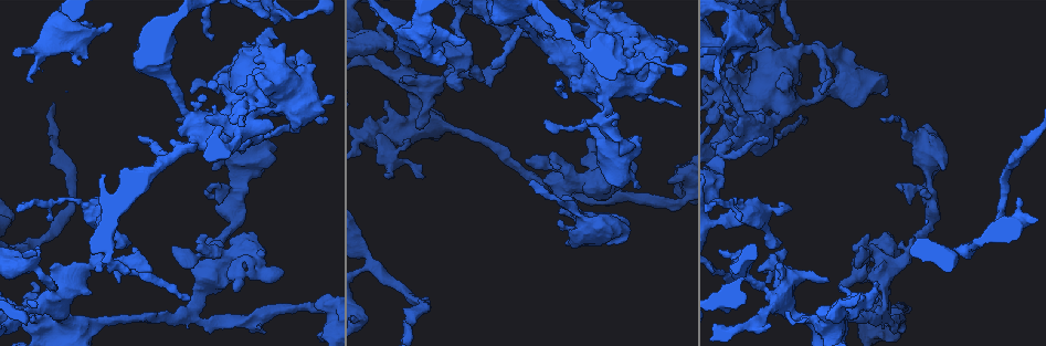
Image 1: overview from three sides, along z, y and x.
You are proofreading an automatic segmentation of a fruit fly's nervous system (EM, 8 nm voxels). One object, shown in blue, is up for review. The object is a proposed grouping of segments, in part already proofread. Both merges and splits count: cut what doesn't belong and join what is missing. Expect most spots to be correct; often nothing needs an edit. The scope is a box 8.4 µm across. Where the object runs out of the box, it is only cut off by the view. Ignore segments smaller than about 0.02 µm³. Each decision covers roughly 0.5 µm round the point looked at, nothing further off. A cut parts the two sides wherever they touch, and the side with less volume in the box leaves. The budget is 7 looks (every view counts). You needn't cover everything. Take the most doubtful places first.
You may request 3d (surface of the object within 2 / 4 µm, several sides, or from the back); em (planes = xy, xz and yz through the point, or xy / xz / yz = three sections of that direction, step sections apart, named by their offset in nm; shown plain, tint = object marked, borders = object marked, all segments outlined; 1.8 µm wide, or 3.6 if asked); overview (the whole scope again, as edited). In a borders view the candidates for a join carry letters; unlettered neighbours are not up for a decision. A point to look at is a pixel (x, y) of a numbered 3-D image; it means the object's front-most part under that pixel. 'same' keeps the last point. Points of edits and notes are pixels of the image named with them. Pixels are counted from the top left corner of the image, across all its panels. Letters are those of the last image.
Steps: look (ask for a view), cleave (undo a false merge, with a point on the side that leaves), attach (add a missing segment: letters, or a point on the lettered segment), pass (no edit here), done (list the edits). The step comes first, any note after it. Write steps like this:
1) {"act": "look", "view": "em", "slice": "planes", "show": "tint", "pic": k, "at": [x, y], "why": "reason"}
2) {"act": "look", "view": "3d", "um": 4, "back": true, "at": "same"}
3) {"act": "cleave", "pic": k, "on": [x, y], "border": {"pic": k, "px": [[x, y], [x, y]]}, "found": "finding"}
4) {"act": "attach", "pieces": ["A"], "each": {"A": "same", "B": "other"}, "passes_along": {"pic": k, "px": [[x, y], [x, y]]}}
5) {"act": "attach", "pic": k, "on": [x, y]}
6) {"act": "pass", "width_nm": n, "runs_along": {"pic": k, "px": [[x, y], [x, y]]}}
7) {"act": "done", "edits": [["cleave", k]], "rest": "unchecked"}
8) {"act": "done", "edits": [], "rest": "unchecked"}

{"act": "look", "view": "em", "slice": "xy", "step": 16, "show": "tint", "pic": 1, "at": [250, 120], "why": "narrows sharply"}

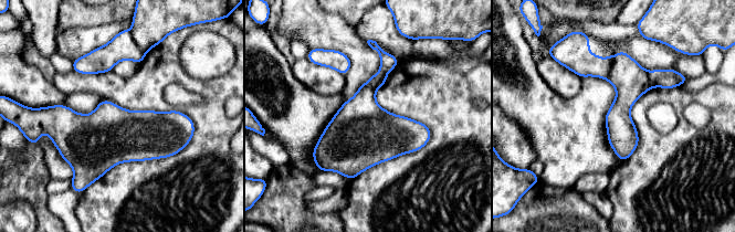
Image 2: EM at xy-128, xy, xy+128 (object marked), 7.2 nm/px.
{"act": "look", "view": "em", "slice": "planes", "show": "borders", "at": "same", "why": "another direction"}

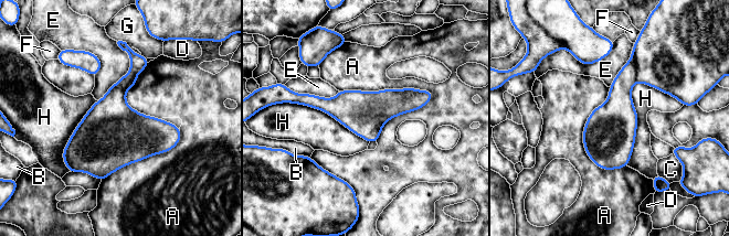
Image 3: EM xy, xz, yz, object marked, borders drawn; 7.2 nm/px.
{"act": "pass", "each": {"A": "other", "B": "other", "C": "other", "D": "other", "E": "other", "F": "other", "G": "other", "H": "other"}, "runs_along": {"pic": 3, "px": [[429, 96], [384, 105], [302, 99]]}, "found": "one neuron here"}

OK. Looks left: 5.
{"act": "look", "view": "em", "um": 3.6, "slice": "planes", "show": "tint", "pic": 1, "at": [387, 139], "why": "abrupt turn"}

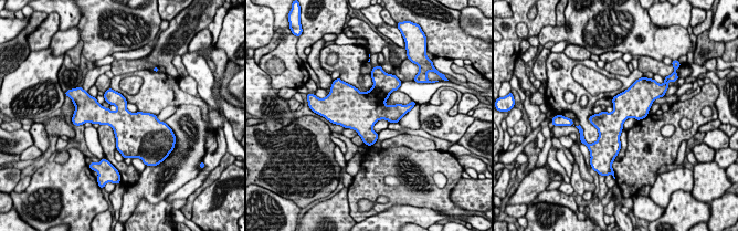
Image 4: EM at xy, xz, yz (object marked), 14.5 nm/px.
{"act": "look", "view": "em", "um": 3.6, "slice": "planes", "show": "borders", "at": "same"}

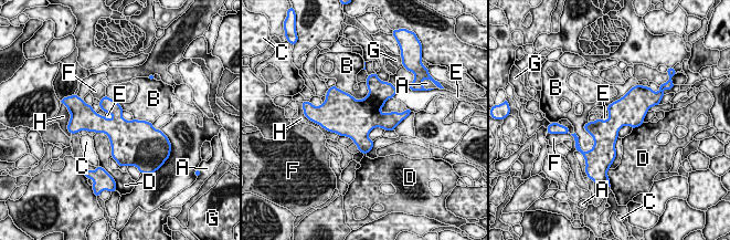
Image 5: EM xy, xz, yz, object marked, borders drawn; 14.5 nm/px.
{"act": "pass", "width_nm": 360, "each": {"A": "other", "B": "other", "C": "other", "D": "other", "E": "other", "F": "other", "G": "other", "H": "other"}, "found": "continuous, no second neuron"}

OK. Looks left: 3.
{"act": "look", "view": "3d", "um": 4, "pic": 1, "at": [91, 27], "why": "free end"}

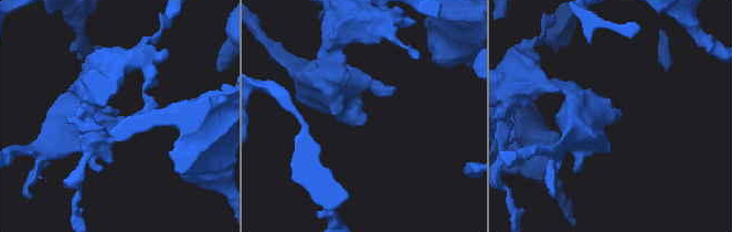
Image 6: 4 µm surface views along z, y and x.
{"act": "look", "view": "em", "um": 3.6, "slice": "yz", "step": 4, "show": "borders", "pic": 6, "at": [117, 114], "why": "need the tissue"}

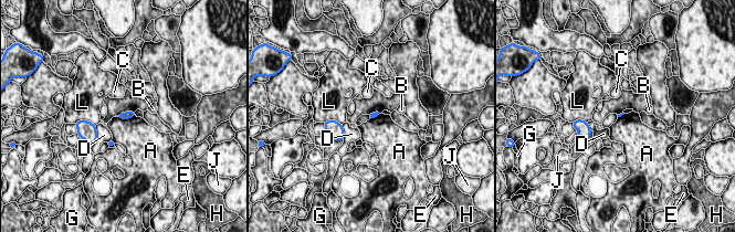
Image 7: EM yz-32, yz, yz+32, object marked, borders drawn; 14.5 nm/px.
{"act": "look", "view": "em", "um": 3.6, "slice": "xz", "step": 8, "show": "borders", "at": "same"}

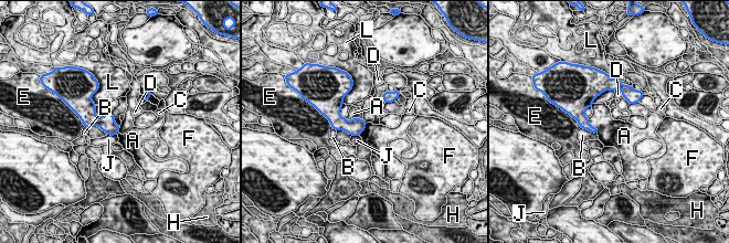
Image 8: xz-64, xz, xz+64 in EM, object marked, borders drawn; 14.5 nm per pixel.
{"act": "pass", "each": {"A": "other", "B": "other", "C": "other", "D": "other", "E": "other", "F": "other", "H": "other", "J": "other", "L": "other"}, "border": {"pic": 8, "px": [[345, 118], [362, 119]]}, "found": "no lettered segment goes on from it"}

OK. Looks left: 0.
{"act": "done", "edits": [], "rest": "unchecked"}

